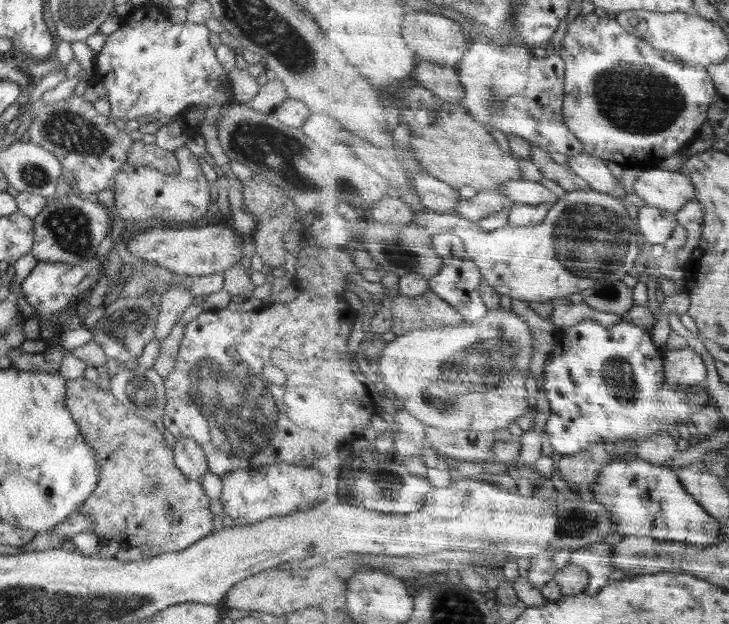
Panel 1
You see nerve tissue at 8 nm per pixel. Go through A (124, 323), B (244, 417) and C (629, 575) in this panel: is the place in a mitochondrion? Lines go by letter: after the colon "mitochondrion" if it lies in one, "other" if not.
A: mitochondrion
B: mitochondrion
C: other

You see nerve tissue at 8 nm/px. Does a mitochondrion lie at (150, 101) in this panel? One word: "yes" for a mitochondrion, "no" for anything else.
no

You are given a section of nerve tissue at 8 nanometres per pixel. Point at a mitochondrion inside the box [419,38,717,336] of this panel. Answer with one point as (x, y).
(635, 99)

